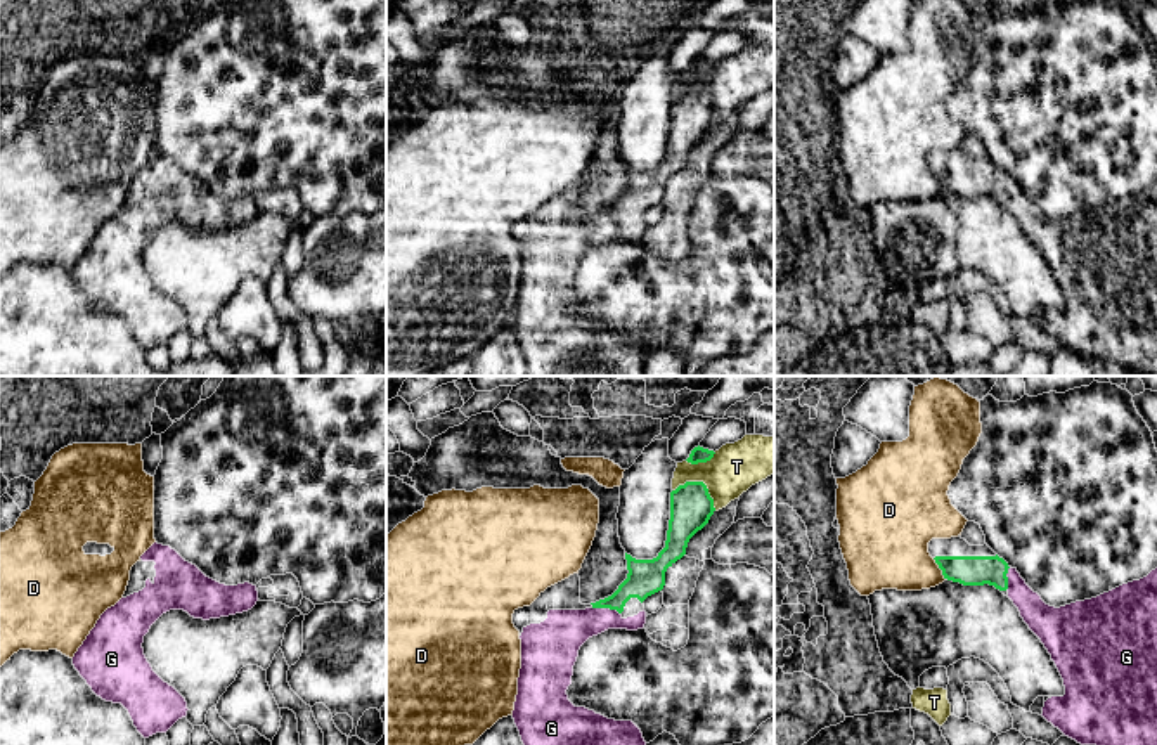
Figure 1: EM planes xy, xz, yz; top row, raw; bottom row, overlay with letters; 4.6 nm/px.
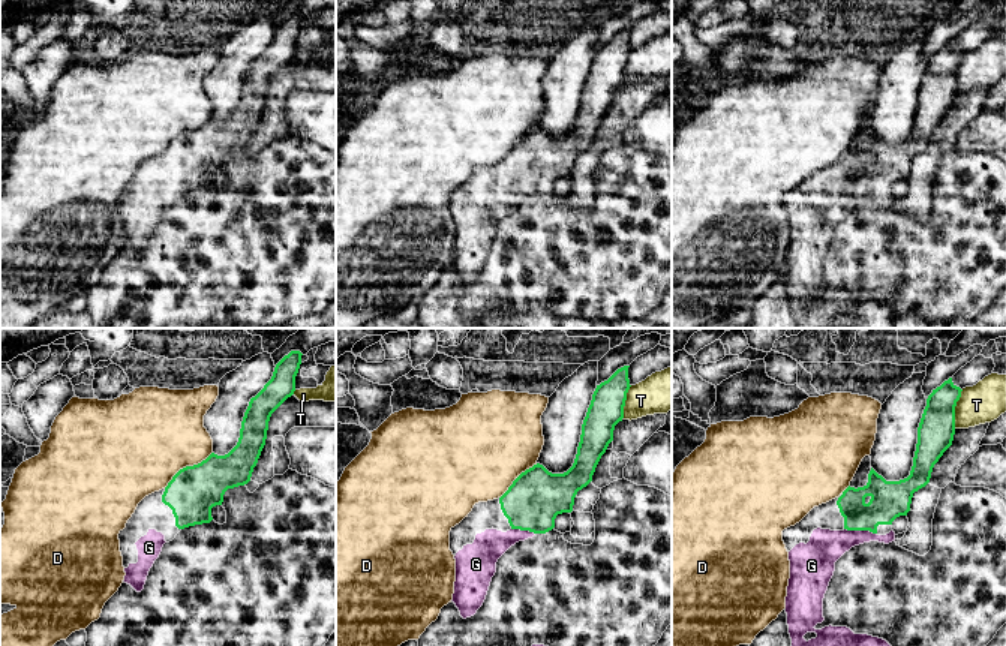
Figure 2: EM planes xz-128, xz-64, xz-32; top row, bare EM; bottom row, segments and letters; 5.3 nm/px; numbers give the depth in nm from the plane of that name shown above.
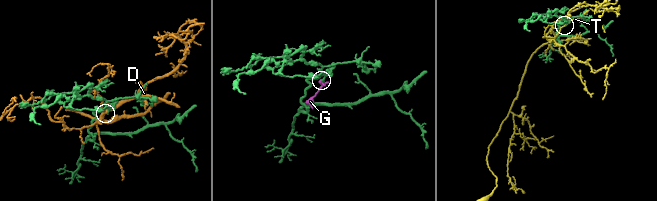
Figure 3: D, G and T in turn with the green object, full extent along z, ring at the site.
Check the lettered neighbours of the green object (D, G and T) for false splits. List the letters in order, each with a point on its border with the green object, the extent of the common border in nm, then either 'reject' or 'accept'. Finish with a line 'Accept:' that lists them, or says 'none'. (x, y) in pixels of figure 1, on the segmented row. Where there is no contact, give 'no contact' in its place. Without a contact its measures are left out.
D: meets green in yz at (939, 567); contact 120 nm long; reject
G: meets green in xz at (607, 607); contact 130 nm long; accept
T: meets green in xz at (702, 482); contact 220 nm long; reject
Accept: G

